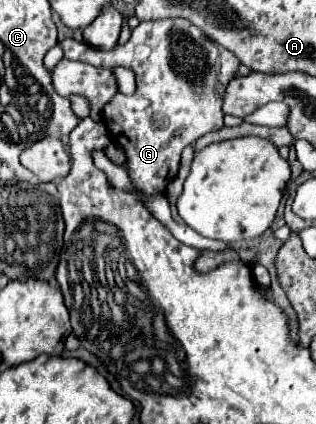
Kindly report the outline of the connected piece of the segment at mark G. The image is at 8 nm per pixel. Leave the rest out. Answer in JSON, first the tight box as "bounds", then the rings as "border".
{"bounds":[60,20,240,196],"border":[[[150,20],[150,22],[140,22],[140,24],[132,30],[130,40],[128,40],[126,44],[122,44],[122,46],[116,46],[116,48],[110,50],[110,52],[100,52],[100,50],[88,48],[88,46],[84,46],[82,42],[76,42],[74,38],[66,38],[66,40],[62,40],[60,44],[62,44],[62,50],[64,50],[64,58],[68,58],[68,60],[80,60],[80,62],[88,62],[88,64],[92,64],[92,66],[102,66],[102,68],[106,68],[106,66],[126,66],[126,68],[130,68],[130,70],[136,74],[136,92],[130,94],[130,96],[126,96],[126,94],[116,94],[116,96],[104,106],[104,110],[102,110],[102,118],[106,120],[106,126],[108,126],[110,134],[114,134],[116,142],[126,150],[126,156],[128,156],[126,172],[128,172],[130,182],[134,184],[134,188],[136,188],[138,192],[142,192],[144,196],[164,194],[168,182],[170,182],[170,180],[178,174],[178,170],[180,170],[182,150],[184,150],[186,146],[194,144],[200,136],[204,136],[204,134],[208,134],[208,132],[216,132],[216,130],[220,130],[220,128],[224,126],[222,100],[224,100],[226,84],[236,76],[240,62],[238,62],[238,58],[236,58],[232,52],[228,52],[228,50],[222,48],[220,44],[214,44],[214,40],[210,40],[200,28],[194,28],[194,24],[190,24],[190,20]]]}

